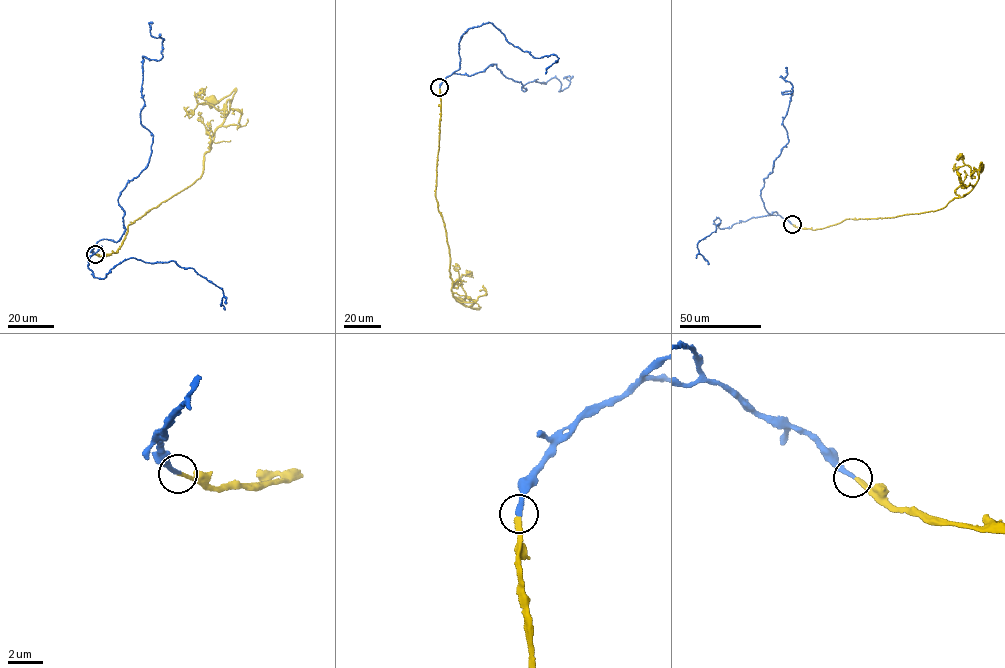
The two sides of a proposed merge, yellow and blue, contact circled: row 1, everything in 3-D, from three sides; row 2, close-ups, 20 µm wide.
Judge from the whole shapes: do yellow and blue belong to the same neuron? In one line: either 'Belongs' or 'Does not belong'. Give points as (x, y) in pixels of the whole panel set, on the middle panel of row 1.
Belongs

